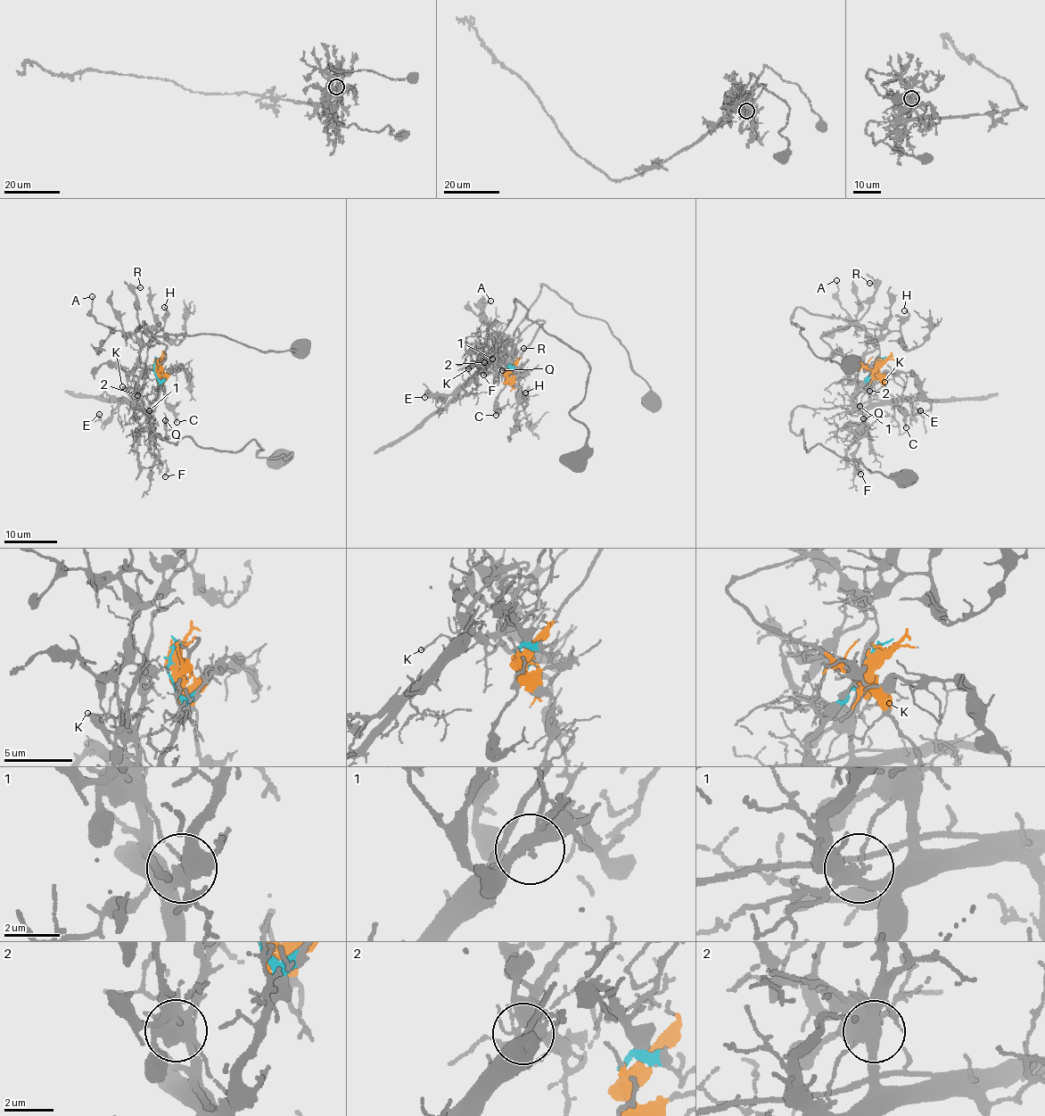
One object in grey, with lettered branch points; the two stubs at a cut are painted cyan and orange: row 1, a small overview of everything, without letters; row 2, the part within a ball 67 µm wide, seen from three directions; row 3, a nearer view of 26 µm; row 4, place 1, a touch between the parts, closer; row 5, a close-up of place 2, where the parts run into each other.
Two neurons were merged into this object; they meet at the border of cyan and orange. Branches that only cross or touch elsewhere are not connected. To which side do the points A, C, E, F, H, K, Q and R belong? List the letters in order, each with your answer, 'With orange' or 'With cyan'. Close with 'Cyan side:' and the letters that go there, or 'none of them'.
A: With orange
C: With orange
E: With cyan
F: With cyan
H: With orange
K: With cyan
Q: With cyan
R: With orange
Cyan side: E, F, K, Q

